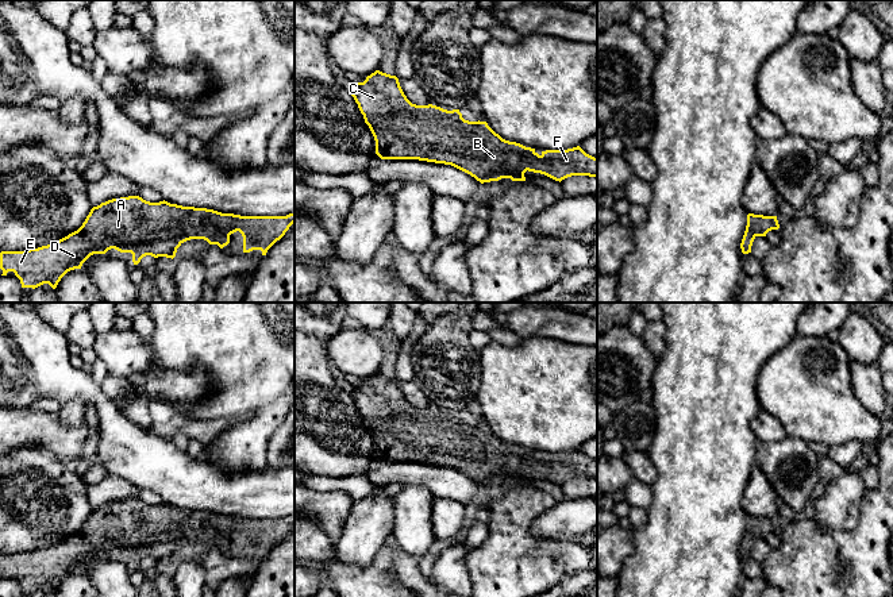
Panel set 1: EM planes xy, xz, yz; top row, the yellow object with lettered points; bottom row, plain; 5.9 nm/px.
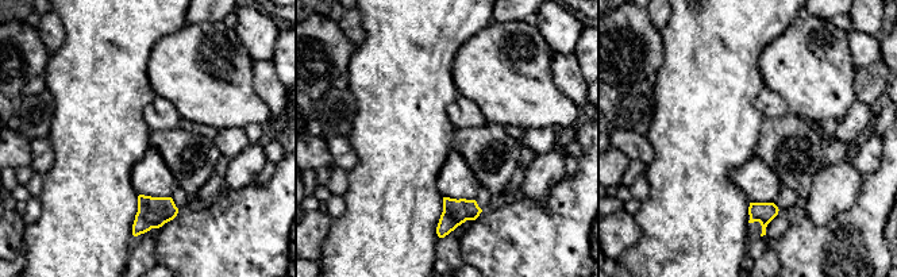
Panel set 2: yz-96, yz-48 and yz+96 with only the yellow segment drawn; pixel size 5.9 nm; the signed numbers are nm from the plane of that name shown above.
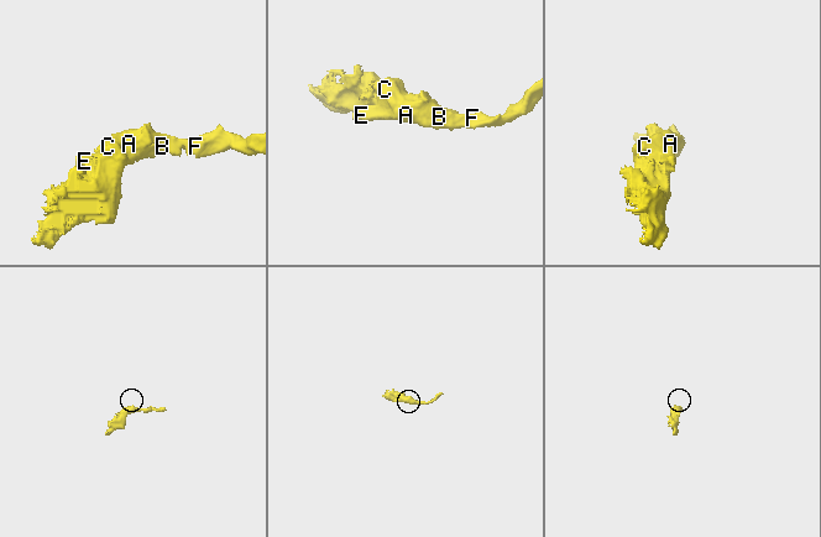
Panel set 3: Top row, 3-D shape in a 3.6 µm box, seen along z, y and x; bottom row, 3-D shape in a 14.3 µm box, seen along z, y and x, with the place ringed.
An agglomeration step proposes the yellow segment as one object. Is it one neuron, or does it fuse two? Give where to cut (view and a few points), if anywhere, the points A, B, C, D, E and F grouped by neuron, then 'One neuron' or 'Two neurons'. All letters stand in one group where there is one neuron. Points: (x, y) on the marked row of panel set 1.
No split. Groups: A B C D E F. One neuron

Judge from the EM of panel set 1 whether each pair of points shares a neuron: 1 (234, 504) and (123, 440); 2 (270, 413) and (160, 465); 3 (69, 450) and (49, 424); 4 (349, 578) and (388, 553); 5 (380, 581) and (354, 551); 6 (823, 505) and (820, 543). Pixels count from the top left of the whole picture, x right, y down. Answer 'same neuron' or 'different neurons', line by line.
1: same neuron
2: different neurons
3: same neuron
4: same neuron
5: different neurons
6: different neurons

